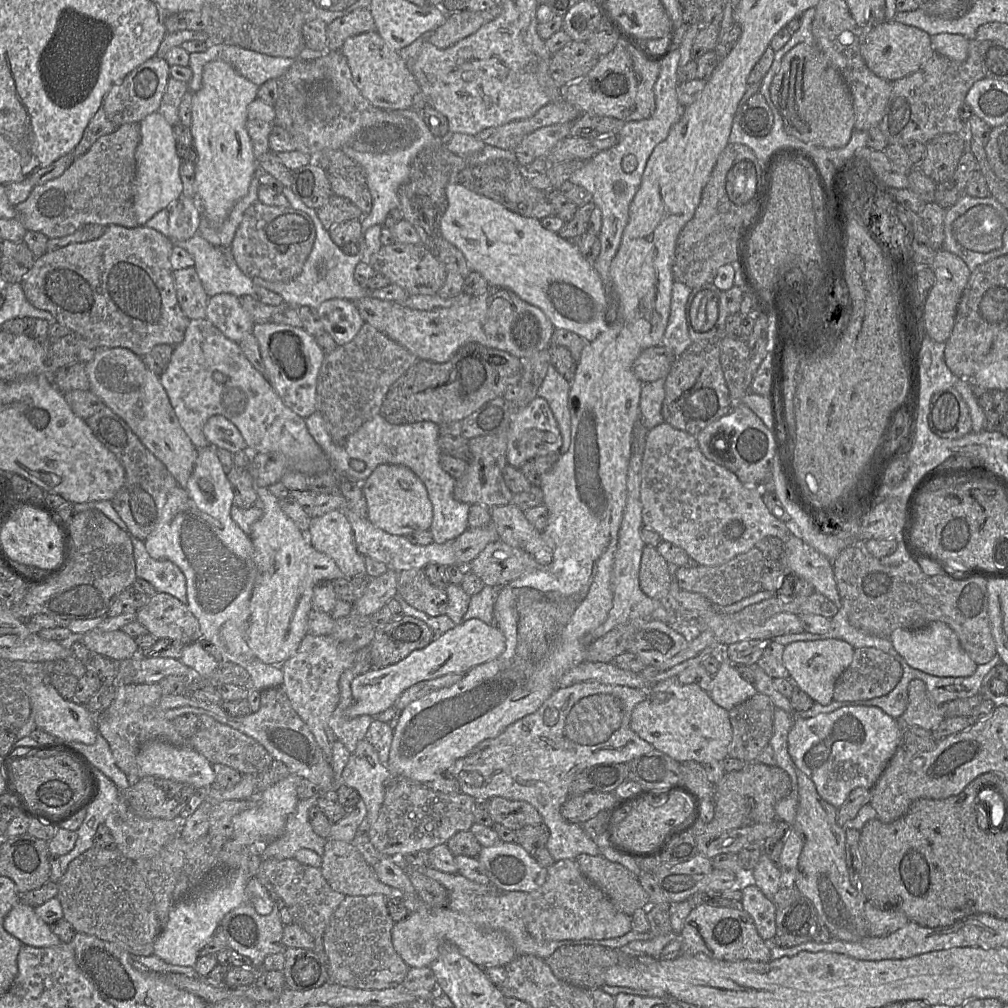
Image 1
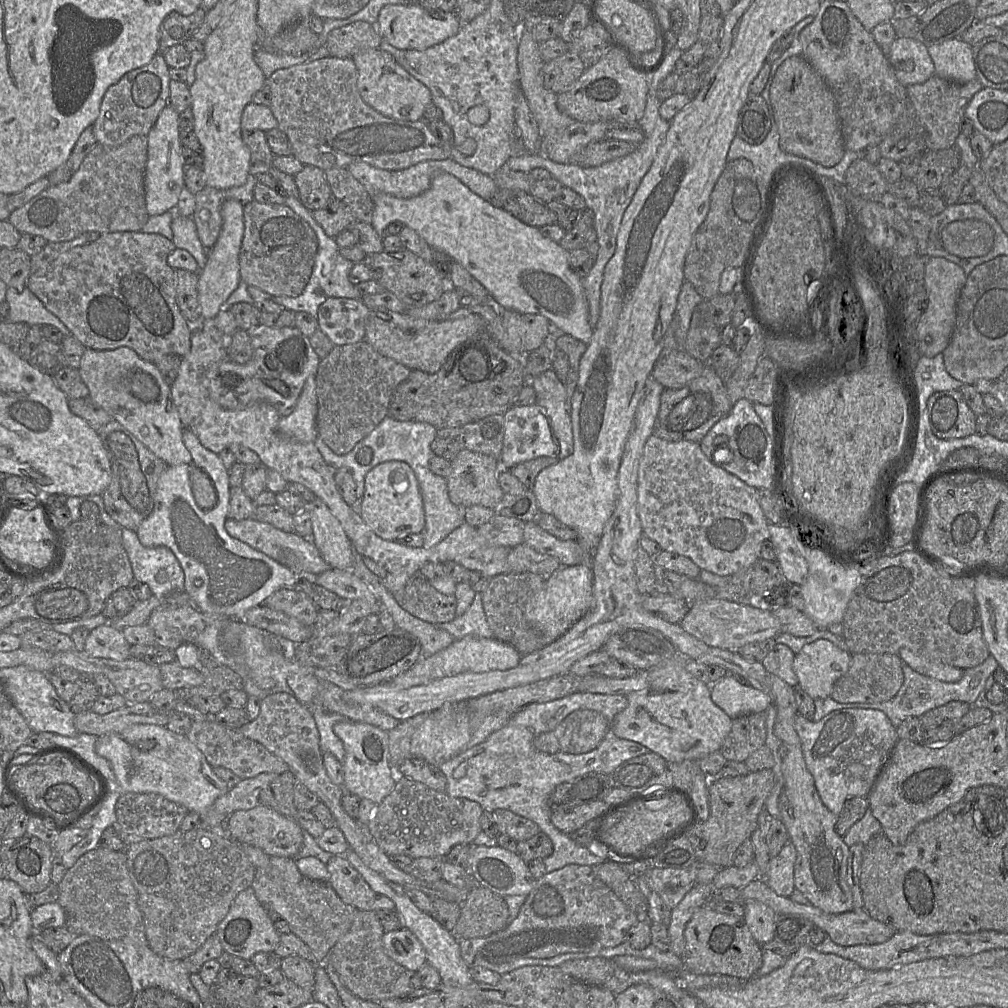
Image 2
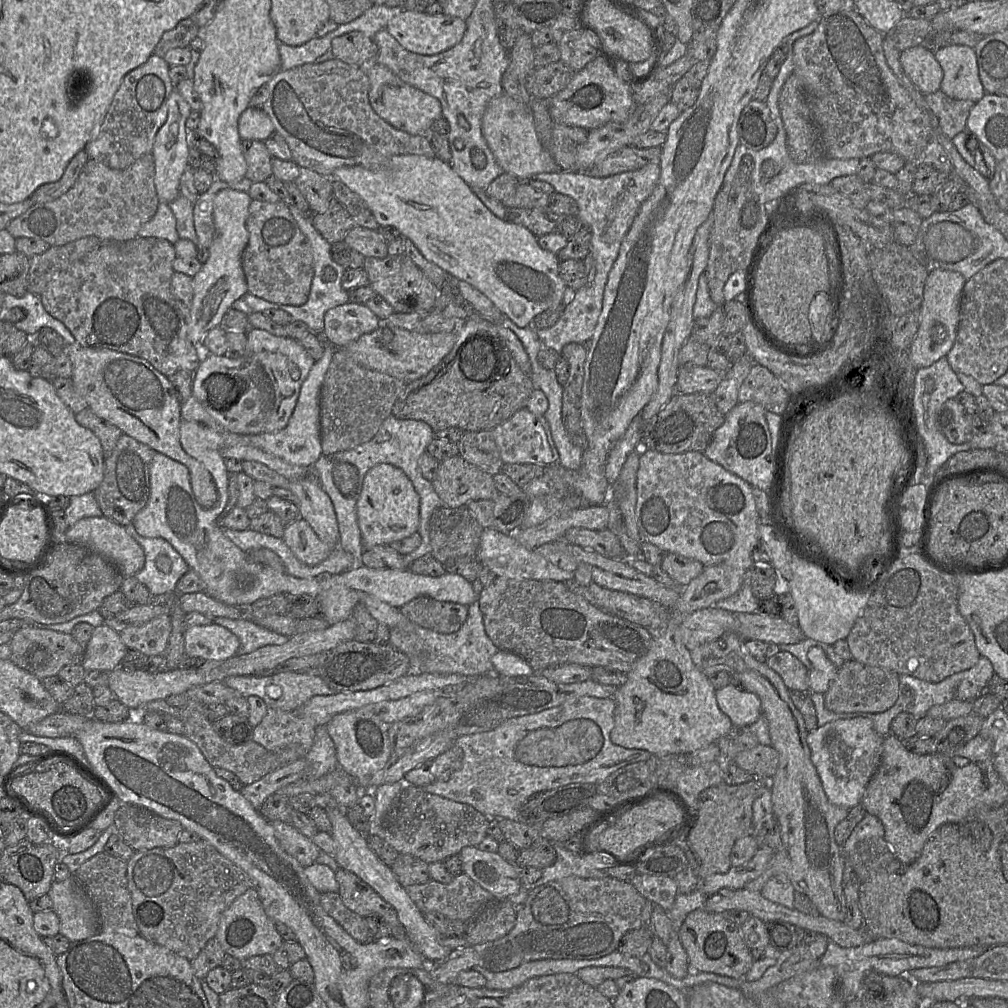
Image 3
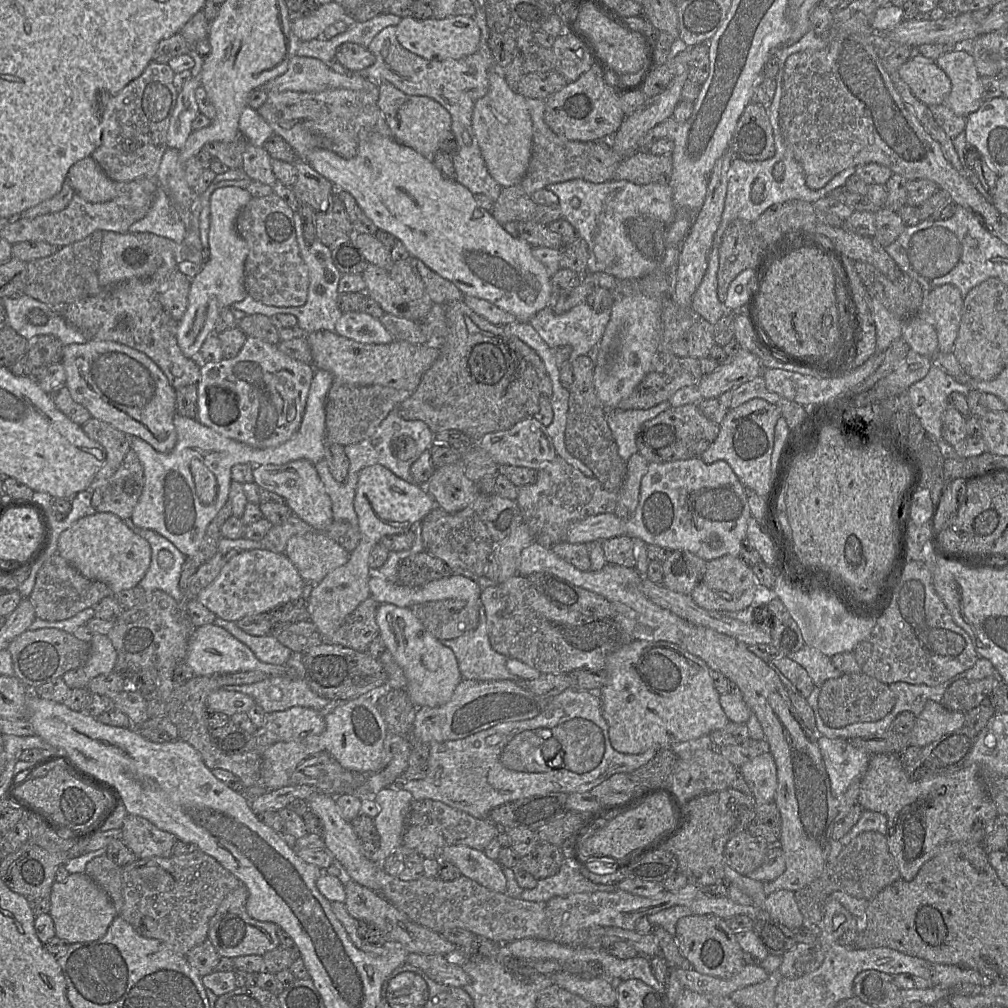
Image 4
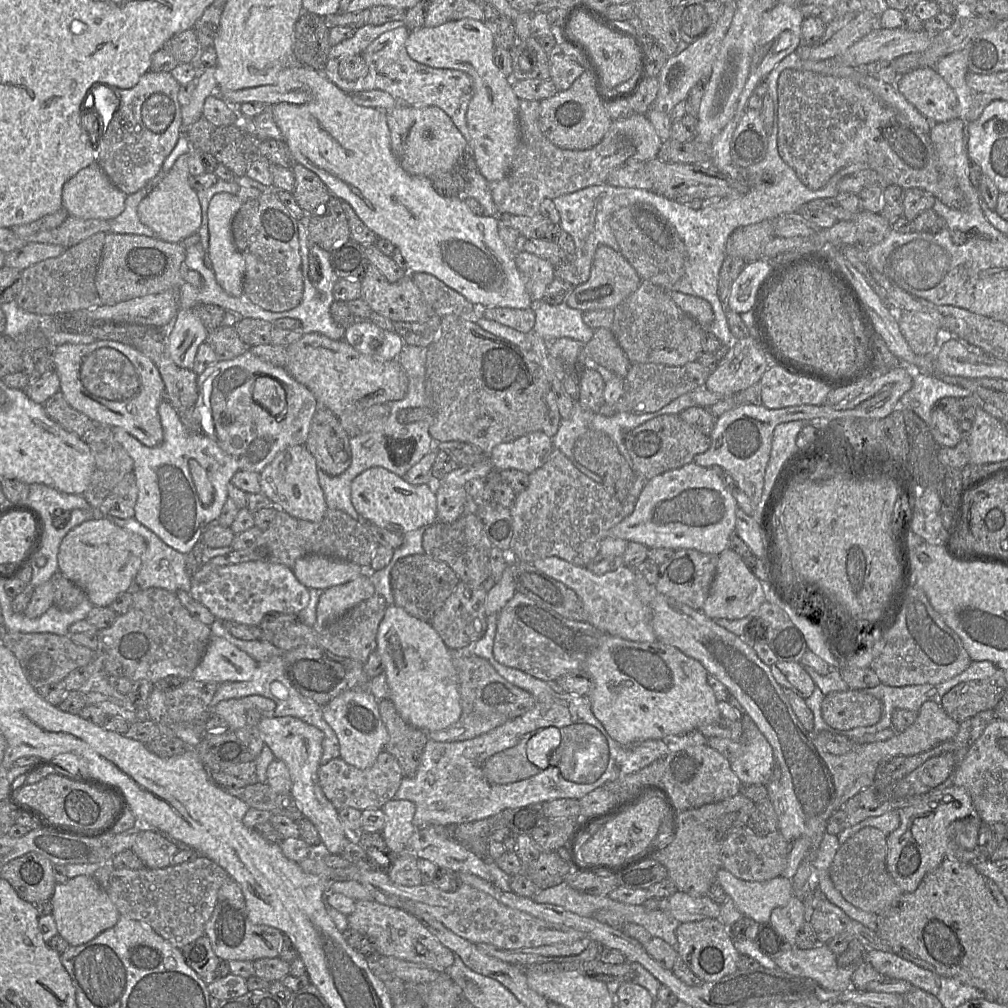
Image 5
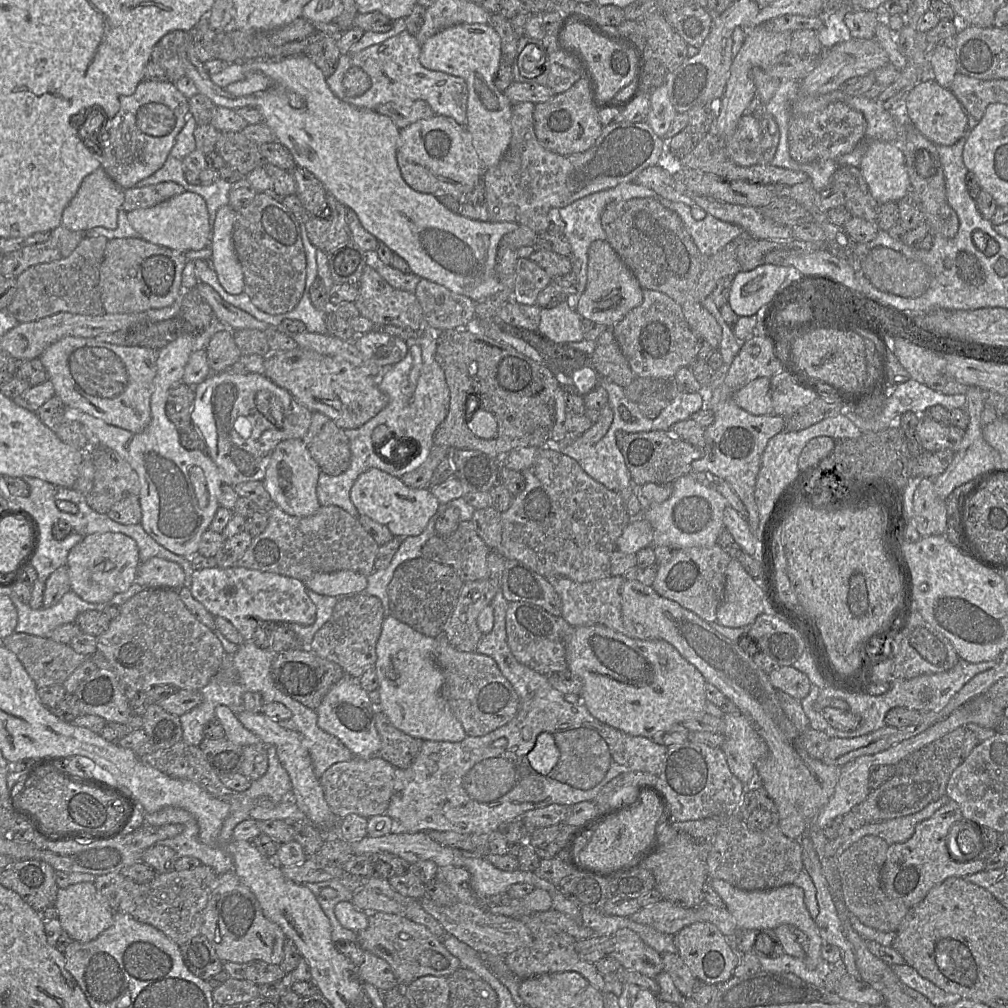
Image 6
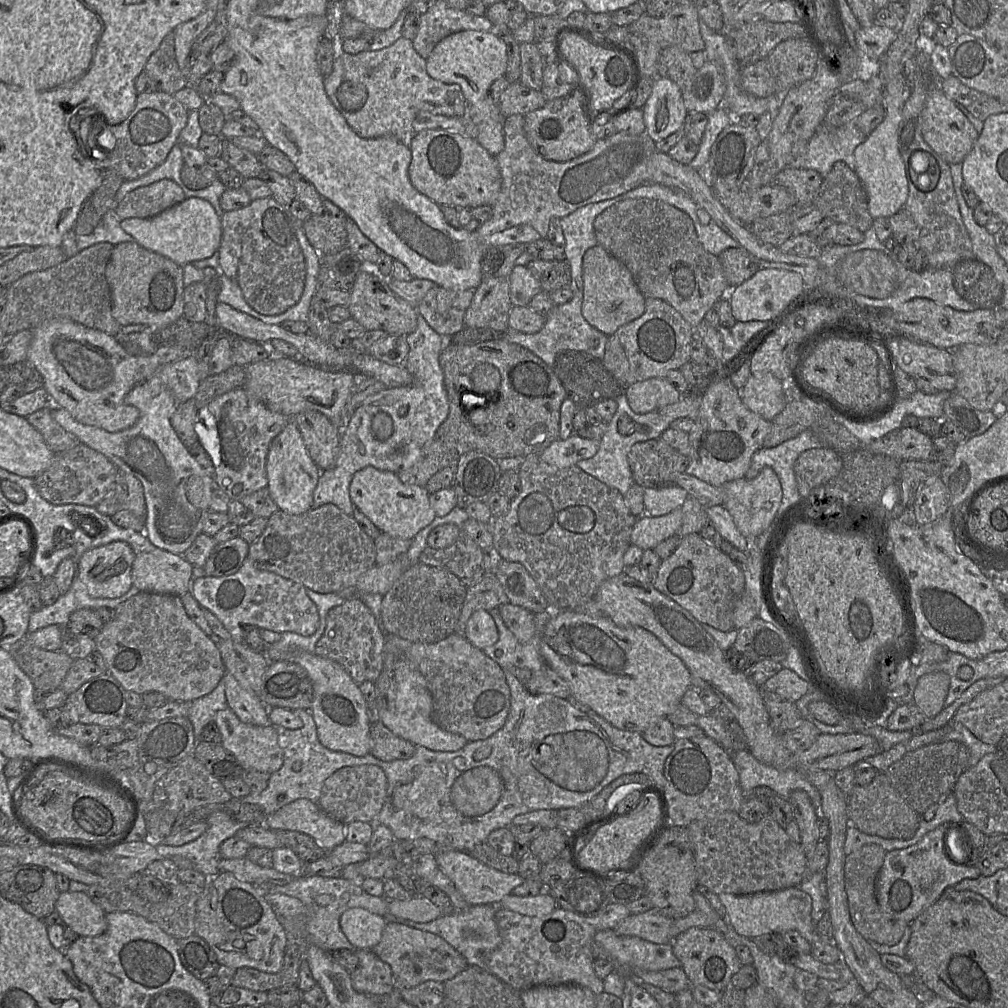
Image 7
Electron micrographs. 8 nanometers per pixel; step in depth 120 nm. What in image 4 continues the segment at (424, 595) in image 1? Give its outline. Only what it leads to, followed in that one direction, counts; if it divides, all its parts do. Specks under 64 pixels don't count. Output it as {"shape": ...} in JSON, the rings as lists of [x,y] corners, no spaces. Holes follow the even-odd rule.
{"shape":[[[446,599],[410,607],[424,628],[438,640],[450,640],[474,631],[479,623],[481,603]]]}

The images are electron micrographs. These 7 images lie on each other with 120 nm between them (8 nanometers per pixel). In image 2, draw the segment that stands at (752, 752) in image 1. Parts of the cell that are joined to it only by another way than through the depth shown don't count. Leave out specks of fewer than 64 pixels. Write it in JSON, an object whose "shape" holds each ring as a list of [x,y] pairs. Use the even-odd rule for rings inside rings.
{"shape":[[[766,711],[732,720],[732,728],[720,752],[728,761],[744,762],[754,751],[765,745]]]}

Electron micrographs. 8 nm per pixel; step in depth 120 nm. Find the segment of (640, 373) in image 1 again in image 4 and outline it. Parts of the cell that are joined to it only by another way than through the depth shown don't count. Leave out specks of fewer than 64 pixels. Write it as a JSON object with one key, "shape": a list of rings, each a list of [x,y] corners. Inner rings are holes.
{"shape":[[[741,348],[730,363],[721,364],[714,372],[703,375],[697,388],[702,399],[716,398],[763,373],[760,359],[747,349]]]}

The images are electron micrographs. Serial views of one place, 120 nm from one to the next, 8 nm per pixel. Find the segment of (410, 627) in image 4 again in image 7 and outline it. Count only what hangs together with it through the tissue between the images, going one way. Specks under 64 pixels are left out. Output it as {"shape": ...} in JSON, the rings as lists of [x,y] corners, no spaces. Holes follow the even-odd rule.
{"shape":[[[396,635],[386,637],[383,670],[375,682],[378,718],[394,734],[416,746],[424,746],[433,751],[457,751],[468,741],[459,734],[441,729],[432,720],[433,700],[426,679],[405,655],[405,650],[412,643],[414,642]]]}

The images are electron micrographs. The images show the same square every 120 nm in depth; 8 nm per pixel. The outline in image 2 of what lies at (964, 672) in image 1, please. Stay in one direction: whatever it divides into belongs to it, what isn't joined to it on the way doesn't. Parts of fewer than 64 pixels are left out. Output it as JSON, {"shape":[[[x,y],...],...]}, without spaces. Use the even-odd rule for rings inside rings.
{"shape":[[[901,648],[898,656],[916,672],[943,682],[957,682],[965,670],[942,663],[934,658],[926,658],[909,648]]]}

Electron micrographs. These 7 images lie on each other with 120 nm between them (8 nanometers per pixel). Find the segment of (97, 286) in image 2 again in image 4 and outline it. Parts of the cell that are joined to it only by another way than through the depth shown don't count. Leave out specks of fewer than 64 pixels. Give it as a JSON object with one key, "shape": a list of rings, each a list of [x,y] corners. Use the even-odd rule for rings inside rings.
{"shape":[[[172,259],[171,263],[163,263],[149,278],[133,278],[117,285],[103,288],[95,296],[54,307],[53,309],[88,340],[117,342],[145,354],[159,367],[174,390],[194,385],[197,384],[200,378],[200,366],[206,362],[197,362],[183,355],[177,343],[178,321],[164,310],[159,300],[175,270],[177,270],[177,262]]]}

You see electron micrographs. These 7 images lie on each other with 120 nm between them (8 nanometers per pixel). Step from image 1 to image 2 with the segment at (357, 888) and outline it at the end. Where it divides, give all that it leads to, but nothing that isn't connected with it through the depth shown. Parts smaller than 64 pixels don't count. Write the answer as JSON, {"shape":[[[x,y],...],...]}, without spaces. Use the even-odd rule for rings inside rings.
{"shape":[[[333,855],[326,866],[330,874],[328,882],[344,903],[362,911],[395,910],[394,902],[387,896],[375,892],[344,855]]]}

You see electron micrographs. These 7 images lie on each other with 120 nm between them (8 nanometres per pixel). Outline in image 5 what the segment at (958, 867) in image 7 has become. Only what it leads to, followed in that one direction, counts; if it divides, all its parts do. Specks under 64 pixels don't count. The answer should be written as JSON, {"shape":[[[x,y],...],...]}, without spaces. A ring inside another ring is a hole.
{"shape":[[[951,785],[940,792],[934,792],[931,797],[923,799],[915,805],[898,810],[900,816],[899,827],[887,836],[886,866],[889,874],[901,888],[903,893],[910,893],[917,889],[924,876],[937,868],[945,859],[956,859],[964,863],[979,863],[984,856],[978,850],[978,845],[973,850],[966,850],[957,843],[957,825],[961,823],[984,823],[975,809],[969,792],[964,788]]]}

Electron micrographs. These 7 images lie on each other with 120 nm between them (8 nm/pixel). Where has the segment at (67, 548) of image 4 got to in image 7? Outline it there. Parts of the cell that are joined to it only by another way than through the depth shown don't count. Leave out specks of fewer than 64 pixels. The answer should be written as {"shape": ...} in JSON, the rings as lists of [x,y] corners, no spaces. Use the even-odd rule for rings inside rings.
{"shape":[[[114,541],[82,554],[77,575],[94,598],[118,598],[132,587],[135,553],[124,541]]]}

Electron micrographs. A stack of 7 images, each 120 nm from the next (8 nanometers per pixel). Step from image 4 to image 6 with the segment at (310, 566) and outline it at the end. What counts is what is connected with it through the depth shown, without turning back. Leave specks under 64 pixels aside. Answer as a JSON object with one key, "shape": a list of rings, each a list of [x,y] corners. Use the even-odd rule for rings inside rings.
{"shape":[[[350,570],[320,573],[305,581],[308,590],[335,597],[364,593],[367,585],[367,576]]]}

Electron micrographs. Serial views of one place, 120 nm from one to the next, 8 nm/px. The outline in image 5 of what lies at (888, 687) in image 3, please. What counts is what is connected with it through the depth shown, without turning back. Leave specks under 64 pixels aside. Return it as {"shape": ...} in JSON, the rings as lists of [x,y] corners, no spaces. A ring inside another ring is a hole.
{"shape":[[[864,690],[831,692],[821,704],[824,721],[834,729],[851,730],[877,724],[883,714],[882,702]]]}

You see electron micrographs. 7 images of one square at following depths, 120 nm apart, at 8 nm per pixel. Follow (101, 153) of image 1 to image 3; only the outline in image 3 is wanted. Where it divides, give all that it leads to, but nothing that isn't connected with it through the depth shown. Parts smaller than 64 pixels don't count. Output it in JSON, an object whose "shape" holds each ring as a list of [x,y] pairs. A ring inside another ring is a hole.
{"shape":[[[151,153],[143,155],[124,170],[111,169],[90,159],[74,186],[50,202],[36,203],[7,226],[15,238],[41,239],[50,246],[96,236],[102,242],[126,242],[138,237],[140,228],[156,213],[159,206],[155,183],[155,164]]]}

